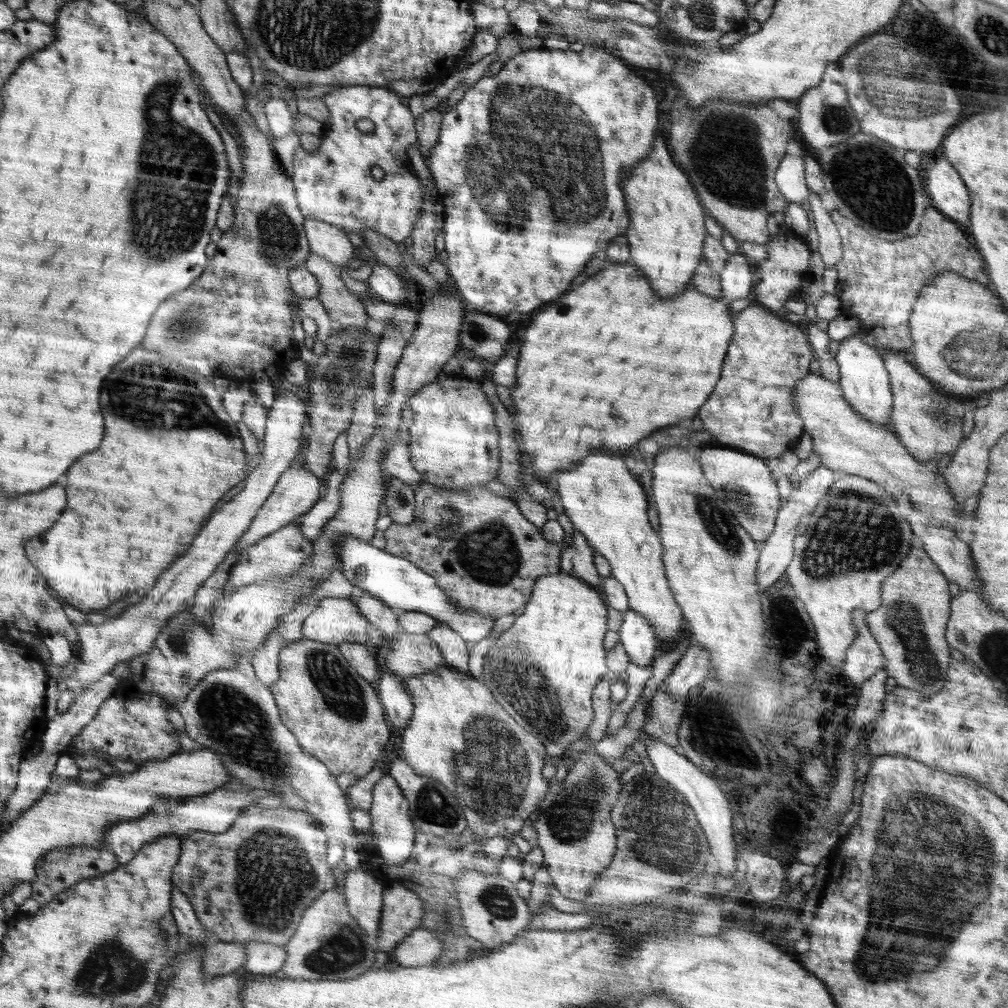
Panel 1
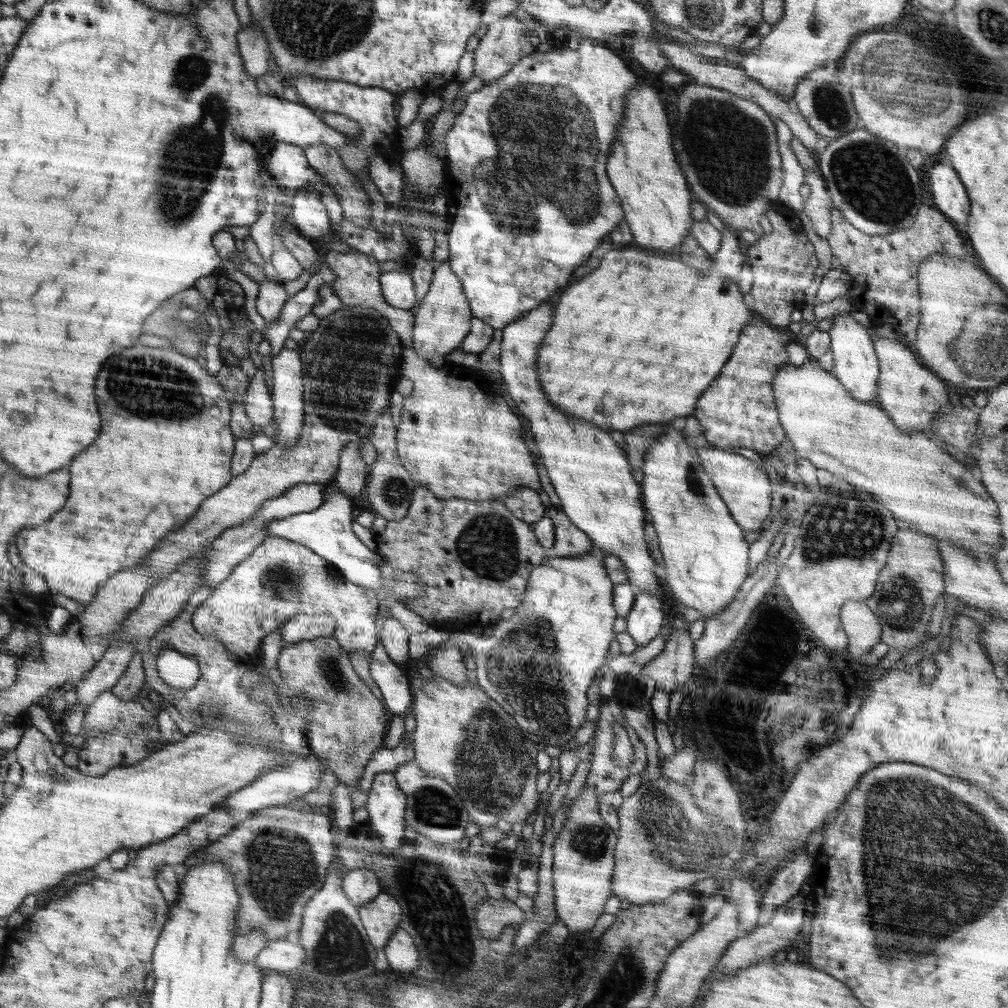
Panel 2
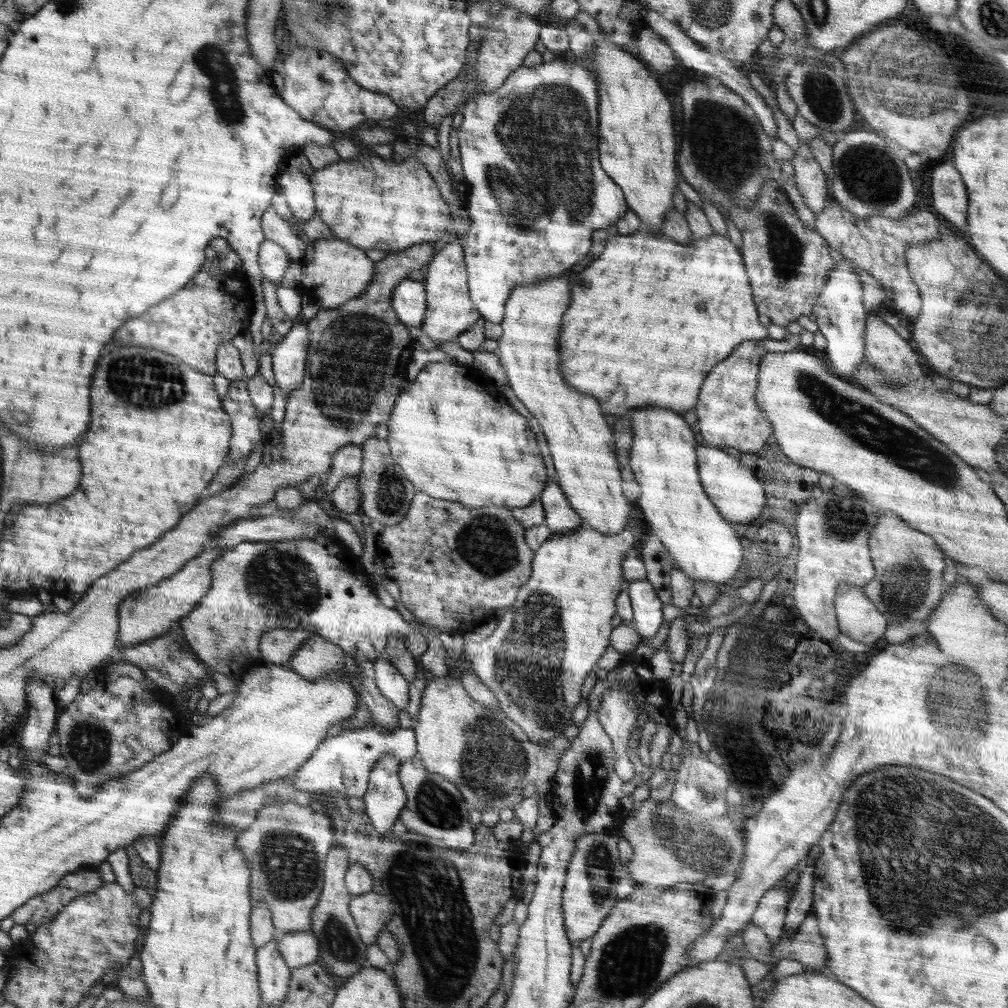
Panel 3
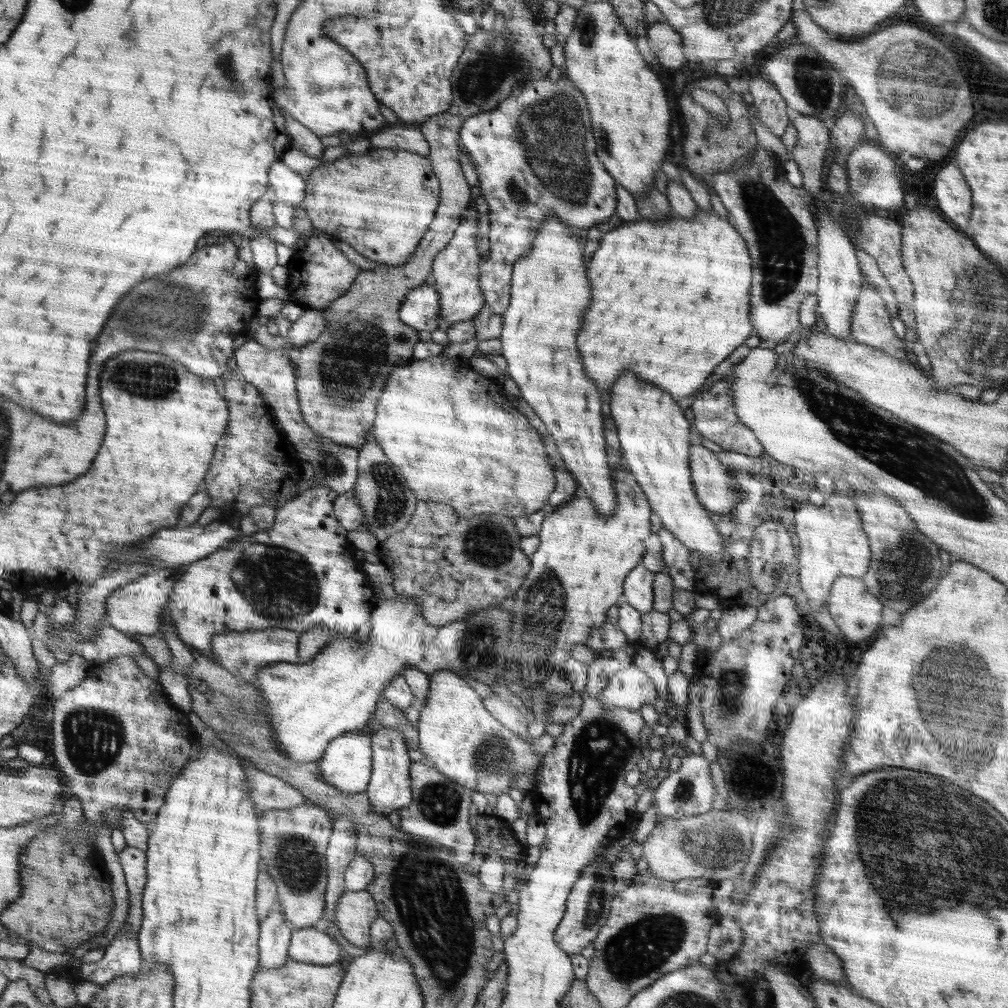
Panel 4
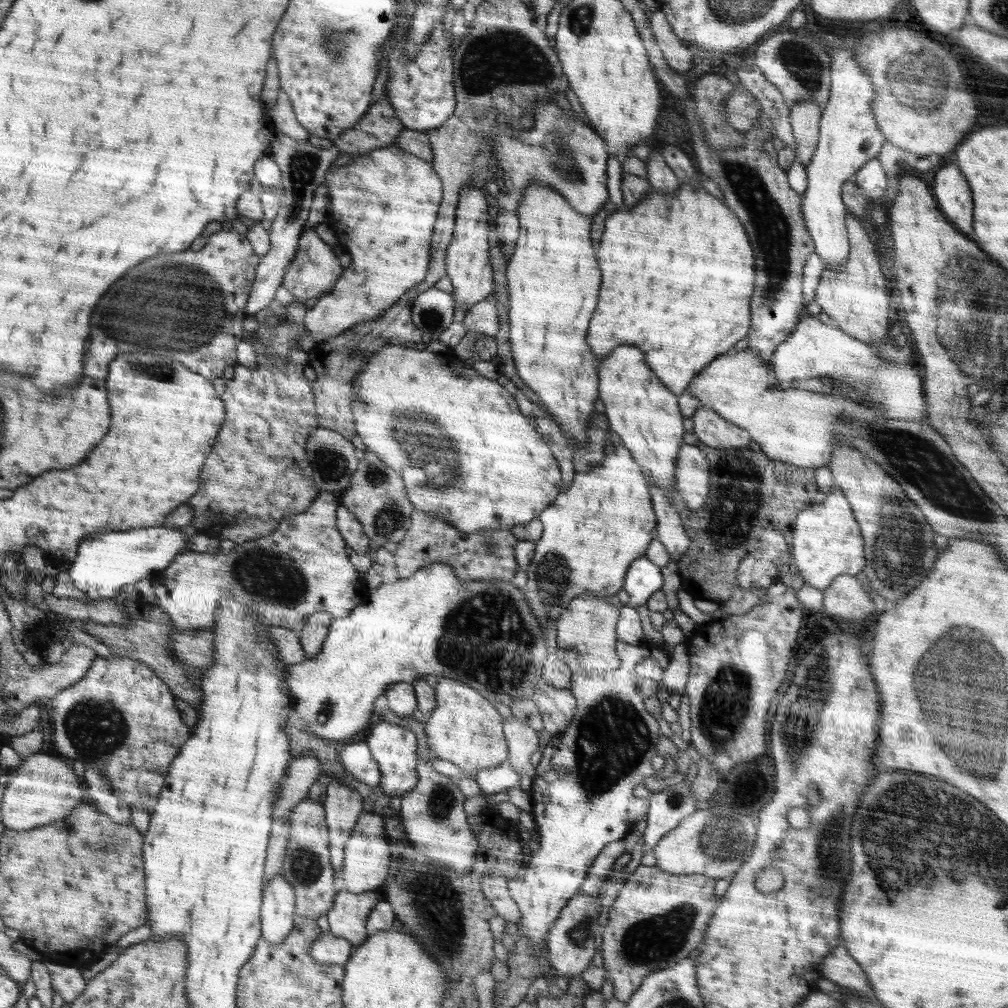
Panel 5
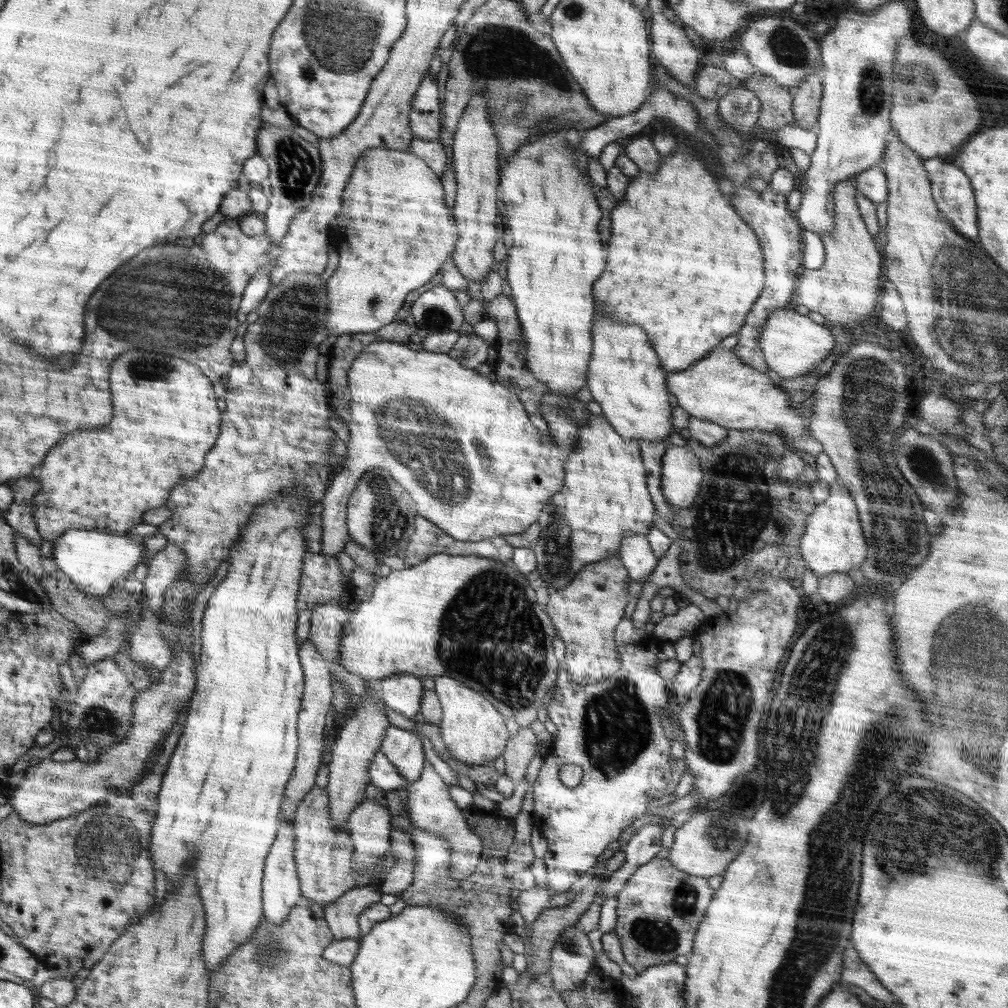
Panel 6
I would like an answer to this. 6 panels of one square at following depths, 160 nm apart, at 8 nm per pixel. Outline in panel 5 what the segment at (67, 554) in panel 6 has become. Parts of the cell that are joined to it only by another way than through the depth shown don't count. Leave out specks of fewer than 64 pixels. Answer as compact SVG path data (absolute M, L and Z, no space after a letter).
M148 526L132 532L100 532L96 536L88 536L79 544L78 555L67 570L74 586L84 592L88 599L100 600L113 598L119 589L131 588L135 582L143 578L152 578L157 572L164 570L186 548L190 537L180 531L162 526Z

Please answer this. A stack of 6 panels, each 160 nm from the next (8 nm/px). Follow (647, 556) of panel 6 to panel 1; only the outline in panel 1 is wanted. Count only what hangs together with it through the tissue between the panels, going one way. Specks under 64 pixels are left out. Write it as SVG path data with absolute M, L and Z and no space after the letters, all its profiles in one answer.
M628 609L618 631L619 643L629 654L629 659L638 666L648 666L659 655L656 631L639 612Z

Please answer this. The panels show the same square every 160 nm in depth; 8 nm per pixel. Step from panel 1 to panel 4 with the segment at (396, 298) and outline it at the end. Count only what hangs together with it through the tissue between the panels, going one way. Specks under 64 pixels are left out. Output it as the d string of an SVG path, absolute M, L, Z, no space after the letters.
M422 284L412 289L400 306L399 319L418 331L434 332L440 329L438 292L433 286Z

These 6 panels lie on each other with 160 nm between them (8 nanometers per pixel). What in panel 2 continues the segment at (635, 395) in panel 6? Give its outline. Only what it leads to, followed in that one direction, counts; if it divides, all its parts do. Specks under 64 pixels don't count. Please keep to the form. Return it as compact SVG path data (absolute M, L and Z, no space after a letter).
M668 424L664 425L666 425L666 430L664 430L664 432L656 438L656 440L653 440L650 443L650 446L647 448L647 453L644 455L644 464L641 466L643 480L640 485L643 496L643 507L645 508L646 514L651 516L651 525L656 531L659 548L663 554L665 569L667 572L665 583L670 586L678 602L682 603L684 607L688 606L690 608L694 608L694 610L698 610L703 617L702 620L706 620L713 617L716 613L719 613L729 602L734 600L735 594L738 592L740 585L748 576L748 548L750 545L744 541L743 528L740 528L740 526L736 524L736 521L732 518L725 502L720 498L720 496L718 496L716 488L714 488L712 481L705 473L697 450L688 445L683 431L678 431L674 429L673 426L668 426Z

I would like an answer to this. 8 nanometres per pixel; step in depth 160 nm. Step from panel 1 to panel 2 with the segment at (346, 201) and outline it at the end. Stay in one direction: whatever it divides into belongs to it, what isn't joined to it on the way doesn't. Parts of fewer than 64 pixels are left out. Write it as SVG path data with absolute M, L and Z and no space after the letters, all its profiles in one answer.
M306 73L294 77L291 81L299 94L298 102L313 109L319 116L322 116L322 112L340 113L355 120L361 126L361 134L350 137L353 144L345 148L336 148L347 169L356 176L357 183L357 174L360 174L360 170L369 174L369 156L372 153L400 163L401 159L397 157L397 153L401 152L404 155L406 151L400 146L396 134L400 126L394 115L395 101L392 93L378 87L362 87L344 81L322 80Z

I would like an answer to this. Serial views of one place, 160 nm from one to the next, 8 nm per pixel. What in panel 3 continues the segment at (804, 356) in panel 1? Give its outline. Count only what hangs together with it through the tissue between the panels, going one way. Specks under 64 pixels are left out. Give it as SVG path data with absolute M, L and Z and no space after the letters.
M744 341L739 344L728 358L712 368L706 376L696 412L698 412L698 428L703 436L704 444L712 447L732 447L742 453L757 453L762 450L773 428L767 414L760 411L756 403L757 366L759 360L768 352L759 347L760 341Z

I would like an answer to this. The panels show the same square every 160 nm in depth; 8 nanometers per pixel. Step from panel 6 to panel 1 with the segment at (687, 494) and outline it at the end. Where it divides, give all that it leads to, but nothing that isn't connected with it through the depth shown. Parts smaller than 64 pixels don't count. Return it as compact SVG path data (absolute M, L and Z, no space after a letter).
M718 445L702 449L698 462L715 493L731 510L742 528L759 545L768 540L774 530L781 501L777 483L766 460L744 451Z

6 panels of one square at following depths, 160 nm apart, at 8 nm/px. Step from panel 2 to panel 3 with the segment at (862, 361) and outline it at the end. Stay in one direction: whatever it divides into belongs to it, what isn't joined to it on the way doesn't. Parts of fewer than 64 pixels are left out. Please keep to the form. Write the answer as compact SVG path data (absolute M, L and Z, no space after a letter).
M848 258L836 262L824 282L824 288L814 304L811 317L818 324L819 332L826 339L826 348L823 357L834 374L848 380L853 380L853 372L865 360L866 317L868 310L862 302L862 283L852 263Z

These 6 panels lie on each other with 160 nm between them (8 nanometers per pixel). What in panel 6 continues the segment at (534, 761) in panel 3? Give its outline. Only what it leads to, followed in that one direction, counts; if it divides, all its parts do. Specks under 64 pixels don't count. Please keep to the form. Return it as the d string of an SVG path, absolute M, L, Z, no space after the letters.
M449 676L435 677L434 692L439 698L443 715L441 724L442 742L450 756L466 765L484 765L499 758L506 749L510 735L506 730L505 718L479 692Z

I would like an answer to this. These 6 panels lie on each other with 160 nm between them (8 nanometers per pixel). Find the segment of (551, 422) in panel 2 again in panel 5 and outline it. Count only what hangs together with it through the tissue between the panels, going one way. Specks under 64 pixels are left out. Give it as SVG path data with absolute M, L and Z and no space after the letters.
M530 183L522 193L521 201L517 206L517 218L519 233L515 240L514 252L508 262L506 277L508 278L508 293L510 294L509 309L509 326L510 326L510 344L512 347L513 361L520 376L533 391L539 400L547 408L550 416L559 424L562 434L566 431L573 436L575 443L585 441L585 432L587 424L591 418L592 411L595 410L595 402L598 397L598 376L596 376L596 360L586 344L586 330L588 330L588 322L592 318L592 312L596 308L596 300L598 300L598 290L600 290L600 270L598 270L598 258L596 258L596 250L592 248L592 240L590 240L590 220L586 215L580 214L572 205L553 188L541 185L540 183Z

